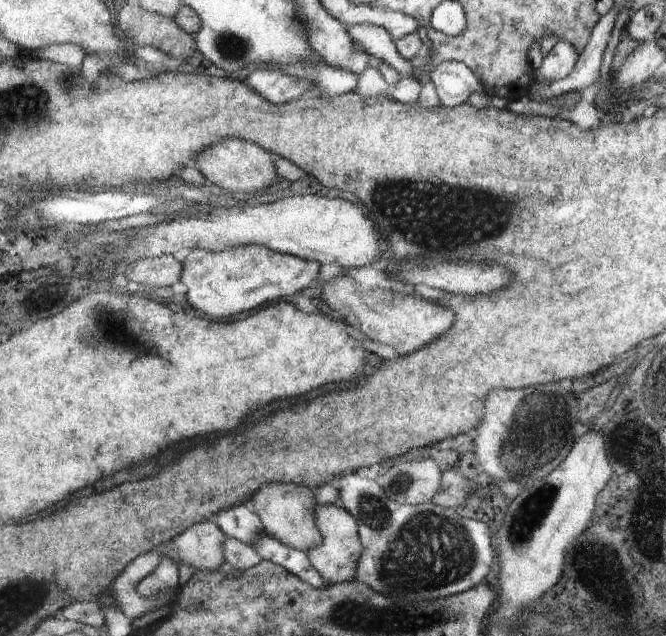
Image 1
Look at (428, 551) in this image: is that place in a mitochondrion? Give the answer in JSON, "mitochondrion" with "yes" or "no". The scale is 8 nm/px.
{"mitochondrion":"yes"}

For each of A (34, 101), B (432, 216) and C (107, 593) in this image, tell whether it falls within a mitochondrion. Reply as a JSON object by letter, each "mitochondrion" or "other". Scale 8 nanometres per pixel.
{"A":"mitochondrion","B":"mitochondrion","C":"other"}

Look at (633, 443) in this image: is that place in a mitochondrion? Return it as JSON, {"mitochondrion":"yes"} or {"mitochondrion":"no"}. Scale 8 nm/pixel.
{"mitochondrion":"no"}

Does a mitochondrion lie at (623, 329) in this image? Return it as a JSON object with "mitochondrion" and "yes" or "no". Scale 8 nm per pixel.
{"mitochondrion":"no"}

